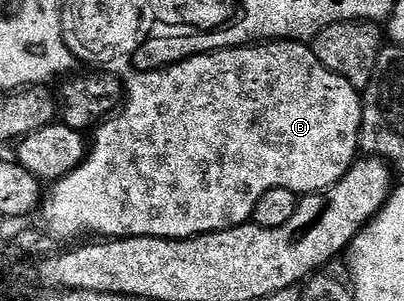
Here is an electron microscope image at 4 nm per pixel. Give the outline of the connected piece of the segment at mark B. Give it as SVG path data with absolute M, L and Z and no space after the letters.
M260 42L250 46L228 46L192 53L184 62L166 66L163 70L140 70L125 78L125 101L121 109L106 121L98 123L95 139L89 142L87 157L73 172L50 183L41 203L41 215L46 233L56 240L79 238L91 233L103 240L117 238L196 238L209 232L228 230L230 226L246 226L251 222L257 200L269 192L269 188L289 188L300 196L326 192L349 172L360 153L359 133L362 126L363 100L349 80L329 72L321 60L317 60L314 49L302 42Z

